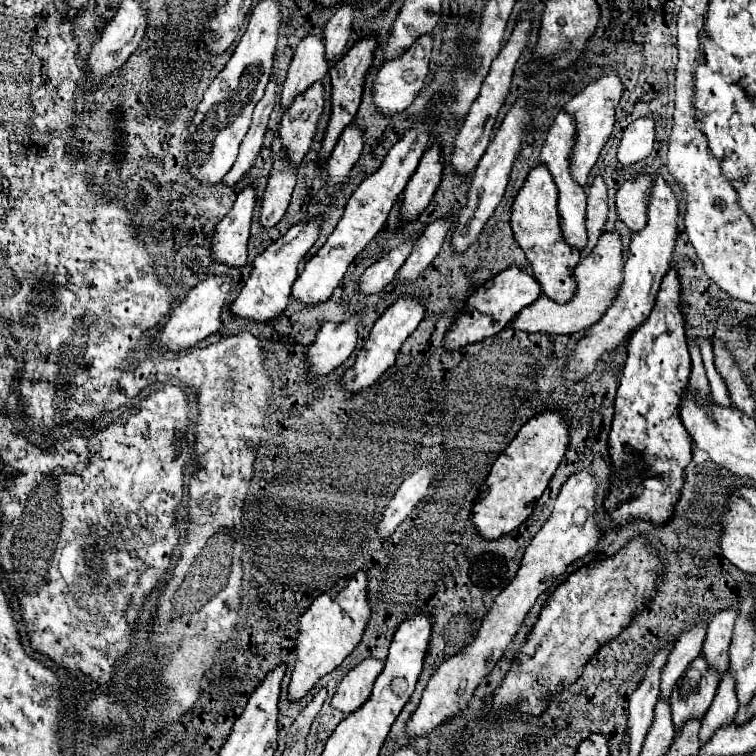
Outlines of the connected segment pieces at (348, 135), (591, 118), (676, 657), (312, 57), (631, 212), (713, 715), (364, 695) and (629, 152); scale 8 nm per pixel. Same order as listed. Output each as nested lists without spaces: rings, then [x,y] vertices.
[[[349,125],[343,135],[339,137],[329,161],[327,161],[327,185],[329,187],[339,187],[345,185],[351,173],[351,167],[359,159],[363,149],[363,133],[355,127]]]
[[[607,75],[601,77],[597,81],[593,81],[591,85],[587,85],[579,95],[575,95],[567,105],[565,105],[565,113],[571,113],[575,117],[575,147],[571,149],[571,157],[569,157],[569,167],[571,167],[571,175],[575,177],[575,183],[581,185],[583,189],[587,187],[587,177],[591,167],[595,165],[605,141],[609,139],[611,131],[613,131],[613,117],[615,117],[615,107],[621,99],[623,93],[623,85],[619,81],[617,75]]]
[[[699,621],[681,633],[675,649],[669,655],[669,661],[661,673],[661,697],[669,697],[675,681],[687,669],[687,665],[701,655],[703,637],[707,635],[707,623]]]
[[[307,35],[295,49],[293,61],[289,65],[287,77],[281,89],[281,111],[287,111],[293,99],[311,87],[315,81],[321,81],[329,71],[325,61],[325,49],[319,35]]]
[[[637,175],[617,191],[617,213],[631,231],[639,231],[647,223],[647,189],[651,181],[653,175]]]
[[[727,669],[727,673],[719,681],[715,699],[703,717],[699,741],[707,743],[721,725],[733,723],[733,715],[737,709],[739,709],[739,701],[735,697],[735,681],[731,681],[731,669]]]
[[[365,659],[353,667],[337,685],[337,691],[331,699],[331,705],[341,713],[349,715],[357,711],[369,697],[375,679],[381,675],[383,663],[377,659]]]
[[[635,119],[625,131],[617,151],[617,159],[623,165],[633,165],[653,151],[655,123],[651,119]]]

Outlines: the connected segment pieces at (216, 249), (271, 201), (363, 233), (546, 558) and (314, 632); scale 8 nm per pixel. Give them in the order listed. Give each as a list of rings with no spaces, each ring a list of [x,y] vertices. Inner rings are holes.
[[[245,187],[233,205],[233,209],[215,227],[211,239],[213,261],[239,269],[247,263],[249,225],[255,209],[255,187]]]
[[[279,137],[273,139],[271,151],[273,151],[273,171],[269,175],[269,183],[261,201],[261,215],[259,215],[261,231],[275,227],[285,215],[295,187],[295,175],[297,175],[297,169],[289,165],[285,157],[287,153],[283,151]]]
[[[423,119],[423,121],[417,121],[413,129],[409,129],[401,141],[397,141],[389,155],[385,157],[383,165],[371,175],[367,177],[359,187],[357,191],[349,197],[347,205],[345,205],[345,213],[341,217],[341,221],[337,223],[335,231],[329,235],[327,243],[307,261],[305,269],[299,273],[293,289],[291,289],[291,295],[303,303],[303,305],[317,305],[317,303],[323,303],[323,301],[329,301],[329,297],[333,295],[335,287],[341,283],[349,263],[365,249],[365,245],[379,233],[379,229],[383,227],[395,199],[403,193],[409,177],[415,173],[417,165],[419,165],[419,159],[425,151],[425,145],[429,141],[429,119]]]
[[[581,471],[581,473],[571,475],[567,483],[561,487],[551,517],[529,543],[515,579],[503,589],[499,597],[495,597],[495,603],[491,605],[491,609],[481,621],[481,629],[477,631],[475,641],[463,651],[459,651],[455,657],[447,659],[443,665],[439,665],[437,671],[431,675],[423,691],[421,703],[417,711],[413,713],[411,721],[407,723],[409,737],[431,733],[443,721],[447,721],[457,711],[467,707],[467,703],[473,697],[473,691],[477,689],[481,679],[489,675],[495,663],[503,657],[505,647],[515,637],[519,625],[523,623],[523,619],[527,617],[529,609],[535,605],[539,595],[545,593],[549,583],[561,577],[573,561],[593,551],[597,547],[599,537],[601,537],[601,531],[595,525],[595,481],[591,473]]]
[[[357,571],[351,577],[341,579],[333,589],[317,597],[305,613],[299,617],[297,627],[297,645],[295,645],[295,667],[289,683],[289,701],[303,699],[315,683],[331,673],[341,661],[357,647],[363,637],[363,629],[369,621],[369,603],[367,603],[367,575]]]

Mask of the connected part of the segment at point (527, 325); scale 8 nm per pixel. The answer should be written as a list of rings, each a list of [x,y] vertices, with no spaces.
[[[605,231],[599,237],[599,245],[575,267],[575,283],[577,291],[567,305],[559,305],[553,299],[541,295],[533,305],[525,307],[519,317],[511,323],[513,329],[529,331],[529,333],[579,333],[595,325],[603,313],[611,307],[611,297],[615,297],[615,289],[619,289],[619,281],[623,279],[623,245],[621,235],[617,231]]]

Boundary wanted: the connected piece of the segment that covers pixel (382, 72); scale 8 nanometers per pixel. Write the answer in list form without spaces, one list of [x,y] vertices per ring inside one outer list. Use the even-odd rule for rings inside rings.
[[[423,35],[399,59],[391,59],[383,63],[373,83],[373,105],[379,109],[379,113],[395,115],[405,111],[413,103],[429,73],[429,57],[431,57],[431,37]]]

